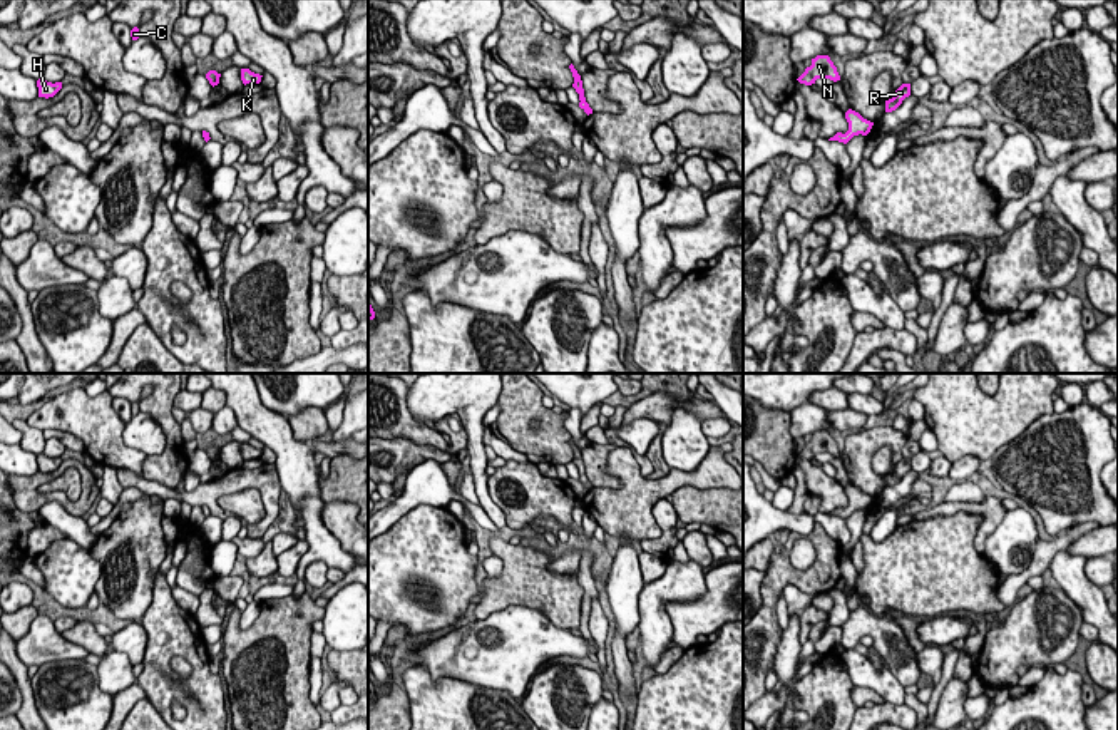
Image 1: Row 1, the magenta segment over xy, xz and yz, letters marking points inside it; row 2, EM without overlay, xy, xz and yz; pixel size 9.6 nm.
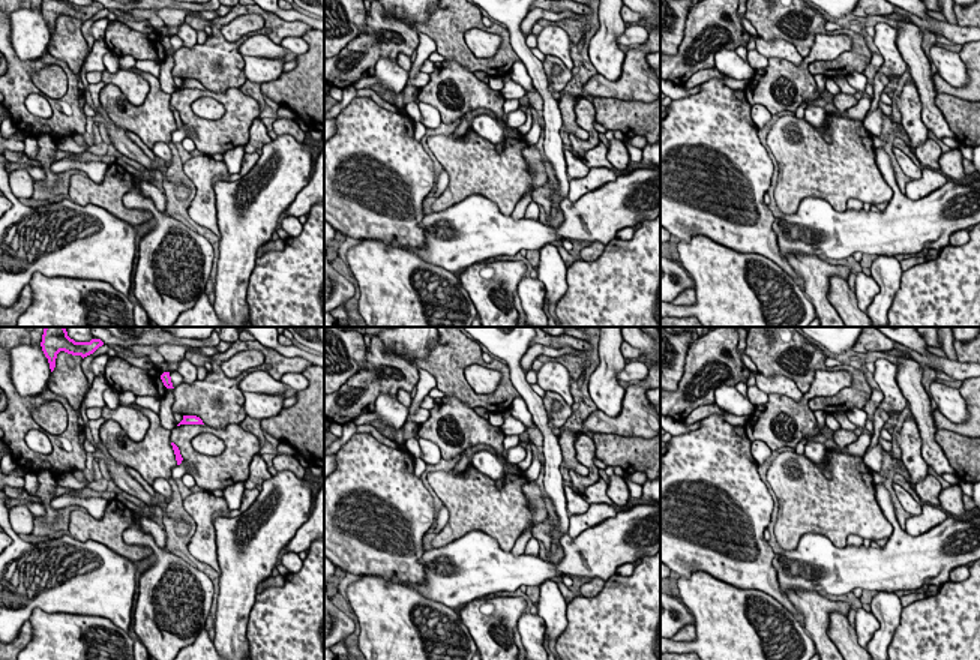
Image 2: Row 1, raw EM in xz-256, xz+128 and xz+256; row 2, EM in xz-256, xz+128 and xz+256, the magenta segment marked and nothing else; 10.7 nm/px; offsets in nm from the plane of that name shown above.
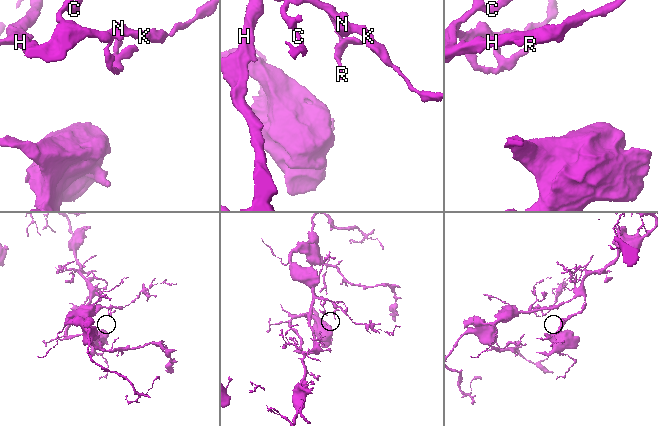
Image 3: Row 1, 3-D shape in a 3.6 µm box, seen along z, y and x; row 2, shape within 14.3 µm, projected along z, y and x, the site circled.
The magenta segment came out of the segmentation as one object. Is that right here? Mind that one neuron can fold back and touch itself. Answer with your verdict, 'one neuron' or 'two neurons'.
two neurons

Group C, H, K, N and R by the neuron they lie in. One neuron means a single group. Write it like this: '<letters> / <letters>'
C H K N / R

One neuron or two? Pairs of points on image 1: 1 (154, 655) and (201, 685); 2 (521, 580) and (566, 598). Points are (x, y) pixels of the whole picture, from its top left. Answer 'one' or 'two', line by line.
1: one
2: one

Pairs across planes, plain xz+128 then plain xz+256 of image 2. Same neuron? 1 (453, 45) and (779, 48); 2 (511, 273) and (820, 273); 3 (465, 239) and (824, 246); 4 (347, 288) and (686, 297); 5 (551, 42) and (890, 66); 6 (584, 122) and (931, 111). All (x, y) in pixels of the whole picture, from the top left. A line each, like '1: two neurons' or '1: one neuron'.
1: two neurons
2: one neuron
3: one neuron
4: one neuron
5: one neuron
6: two neurons

